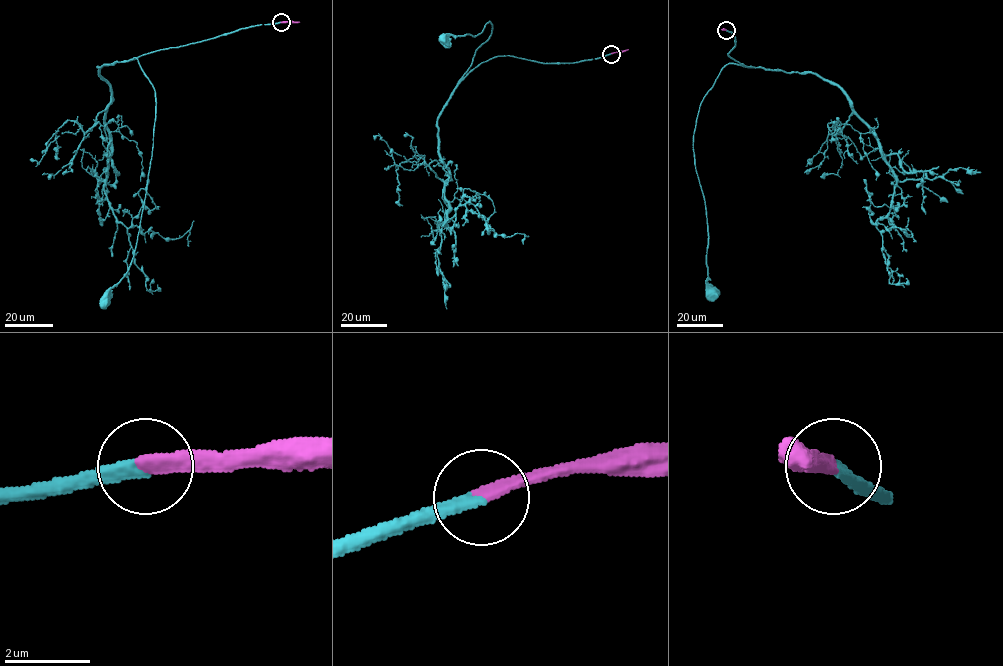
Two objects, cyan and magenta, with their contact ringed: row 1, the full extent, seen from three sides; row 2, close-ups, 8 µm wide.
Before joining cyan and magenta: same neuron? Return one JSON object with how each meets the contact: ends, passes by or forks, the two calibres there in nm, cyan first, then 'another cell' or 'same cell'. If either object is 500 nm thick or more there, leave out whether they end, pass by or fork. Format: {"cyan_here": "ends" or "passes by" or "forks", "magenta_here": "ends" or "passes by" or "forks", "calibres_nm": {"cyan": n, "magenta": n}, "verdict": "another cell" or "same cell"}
{"cyan_here": "ends", "magenta_here": "ends", "calibres_nm": {"cyan": 280, "magenta": 320}, "verdict": "same cell"}

